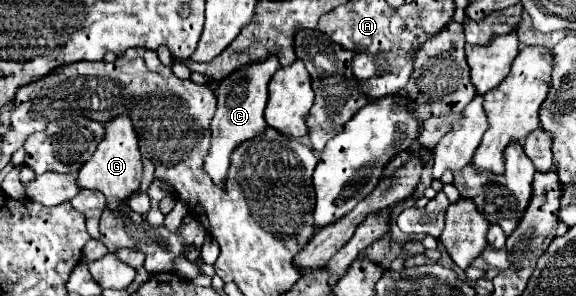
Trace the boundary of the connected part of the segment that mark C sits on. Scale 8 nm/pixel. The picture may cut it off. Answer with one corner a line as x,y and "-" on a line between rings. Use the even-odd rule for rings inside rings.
271,56
269,60
265,60
265,64
251,64
249,68
241,68
241,72
233,72
233,76
229,76
229,80
221,80
221,84
215,90
217,112
211,120
211,148
205,156
203,166
213,184
217,184
219,188
225,188
227,170
231,166
231,152
239,144
259,136
267,128
263,118
263,110
267,104
267,84
277,72
277,68
279,64

